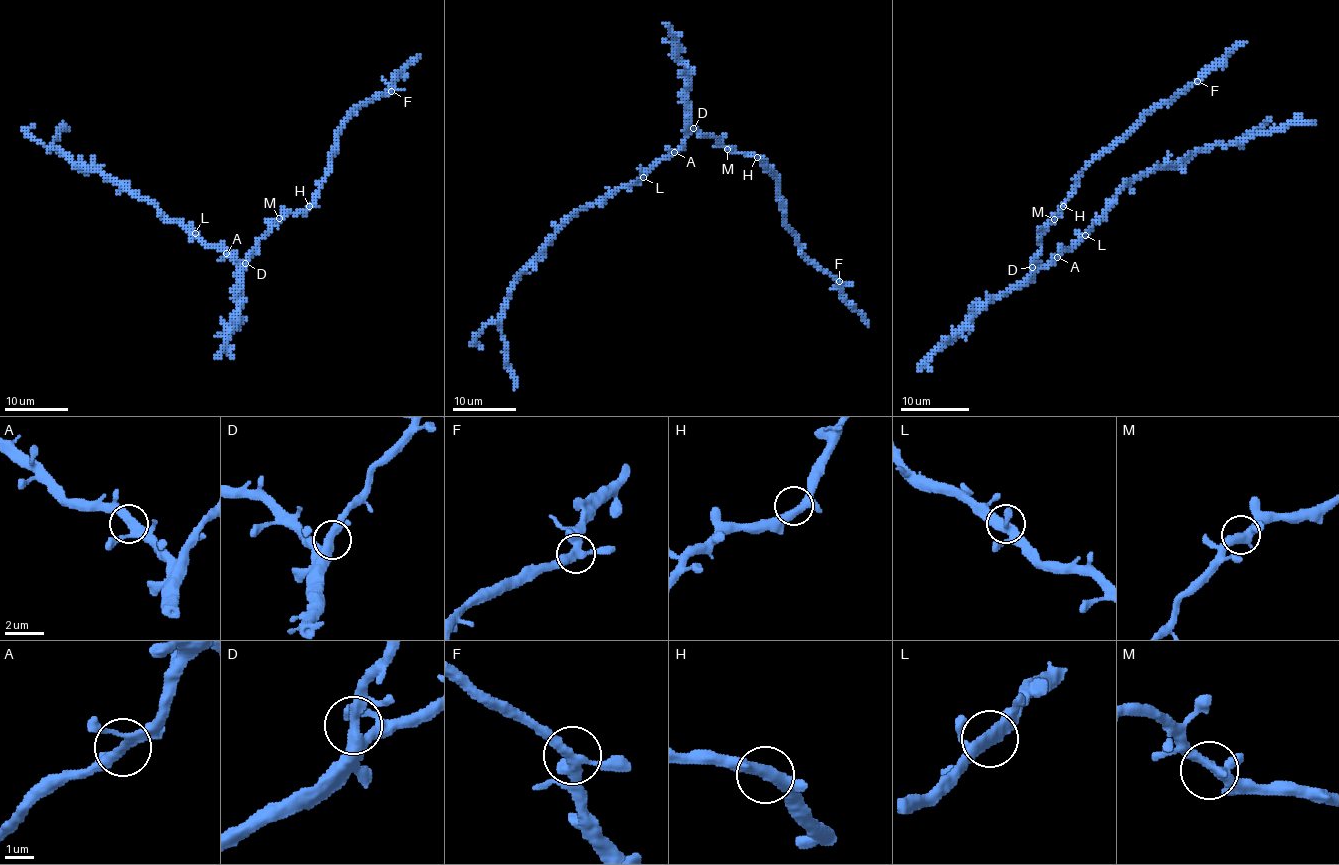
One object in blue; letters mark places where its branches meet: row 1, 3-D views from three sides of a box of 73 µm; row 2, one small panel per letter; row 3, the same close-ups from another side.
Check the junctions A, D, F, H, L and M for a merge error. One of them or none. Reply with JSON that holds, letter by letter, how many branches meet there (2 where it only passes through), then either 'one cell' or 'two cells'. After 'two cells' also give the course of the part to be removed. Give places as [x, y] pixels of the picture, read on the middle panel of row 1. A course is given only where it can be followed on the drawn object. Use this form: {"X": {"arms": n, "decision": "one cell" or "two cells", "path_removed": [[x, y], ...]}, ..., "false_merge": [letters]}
{"A": {"arms": 3, "decision": "one cell"}, "D": {"arms": 3, "decision": "one cell"}, "F": {"arms": 3, "decision": "one cell"}, "H": {"arms": 3, "decision": "one cell"}, "L": {"arms": 3, "decision": "one cell"}, "M": {"arms": 3, "decision": "one cell"}, "false_merge": []}

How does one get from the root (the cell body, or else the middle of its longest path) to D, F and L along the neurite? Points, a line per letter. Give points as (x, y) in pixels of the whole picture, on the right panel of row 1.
D: (1045, 266), (1032, 267)
F: (1045, 266), (1033, 267), (1040, 233), (1059, 214), (1076, 178), (1146, 115), (1198, 81)
L: (1045, 266), (1063, 252), (1068, 252), (1085, 235)

